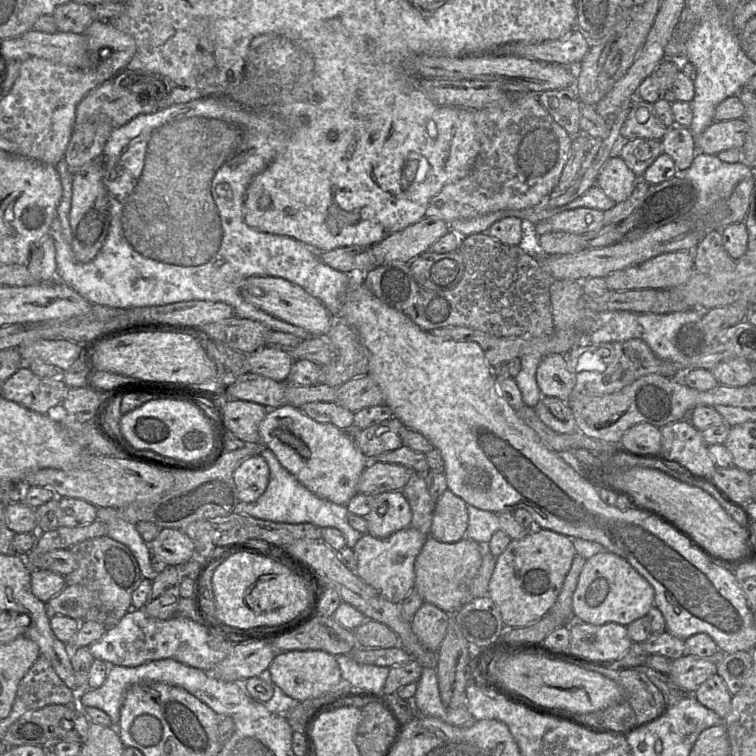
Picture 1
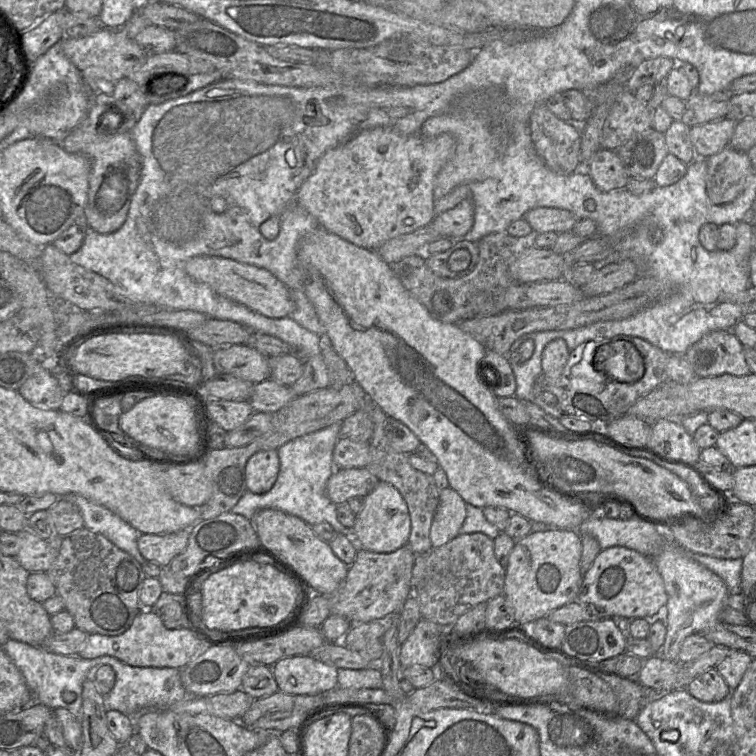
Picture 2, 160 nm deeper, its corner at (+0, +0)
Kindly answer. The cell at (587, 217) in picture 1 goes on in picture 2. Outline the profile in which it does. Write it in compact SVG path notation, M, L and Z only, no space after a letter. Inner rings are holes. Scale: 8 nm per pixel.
M538 207L522 217L537 234L545 232L568 232L579 219L570 211L560 208Z

